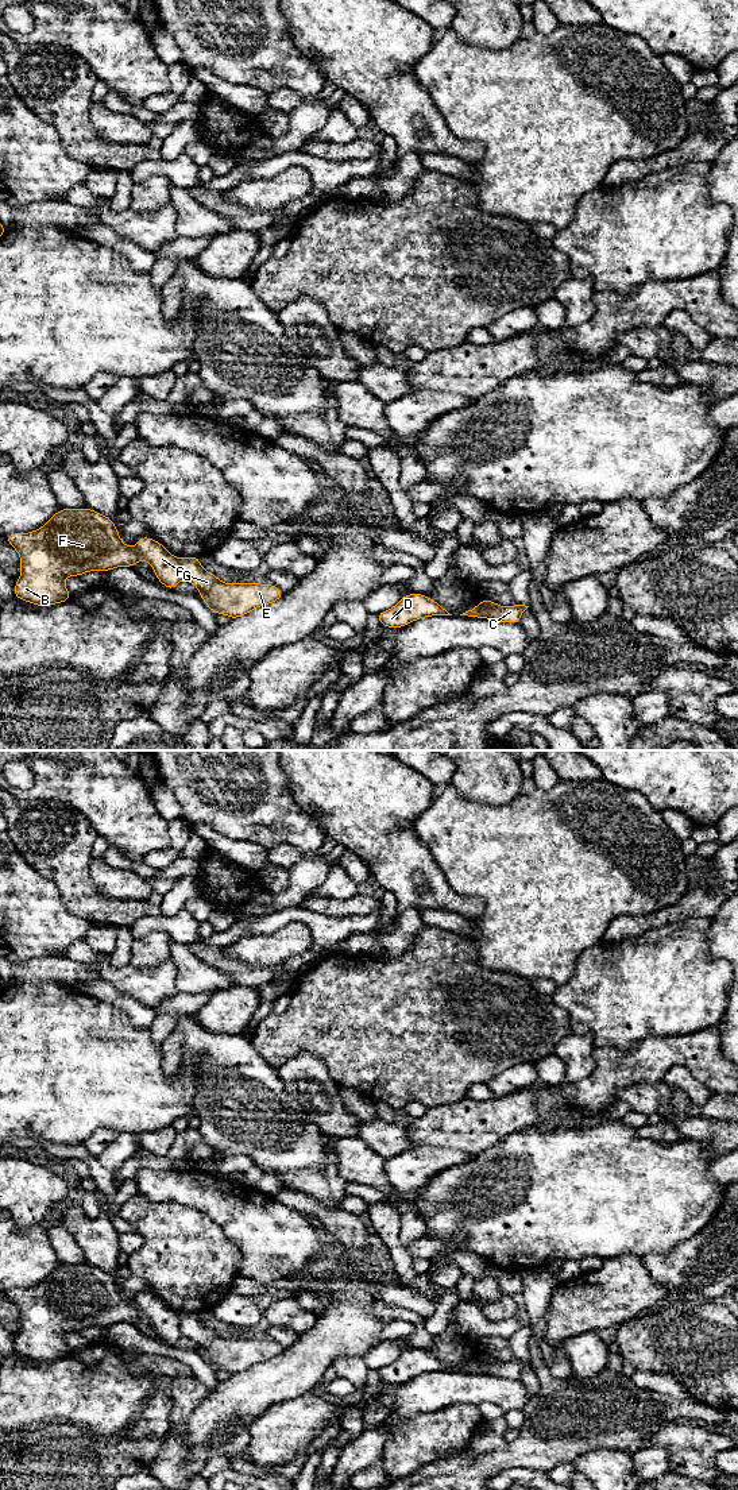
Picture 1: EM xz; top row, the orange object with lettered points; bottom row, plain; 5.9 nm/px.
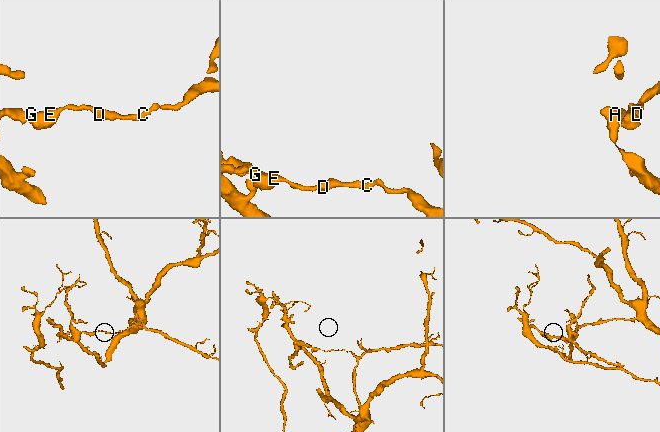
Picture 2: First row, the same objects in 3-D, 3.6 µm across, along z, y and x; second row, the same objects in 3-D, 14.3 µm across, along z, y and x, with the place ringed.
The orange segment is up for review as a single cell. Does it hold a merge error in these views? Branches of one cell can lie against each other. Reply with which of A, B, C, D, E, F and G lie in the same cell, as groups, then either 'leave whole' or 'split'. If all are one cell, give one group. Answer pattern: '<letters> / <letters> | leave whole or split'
A B F / C D E G | split

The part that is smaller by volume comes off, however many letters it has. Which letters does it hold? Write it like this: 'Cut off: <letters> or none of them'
Cut off: A, B, F

